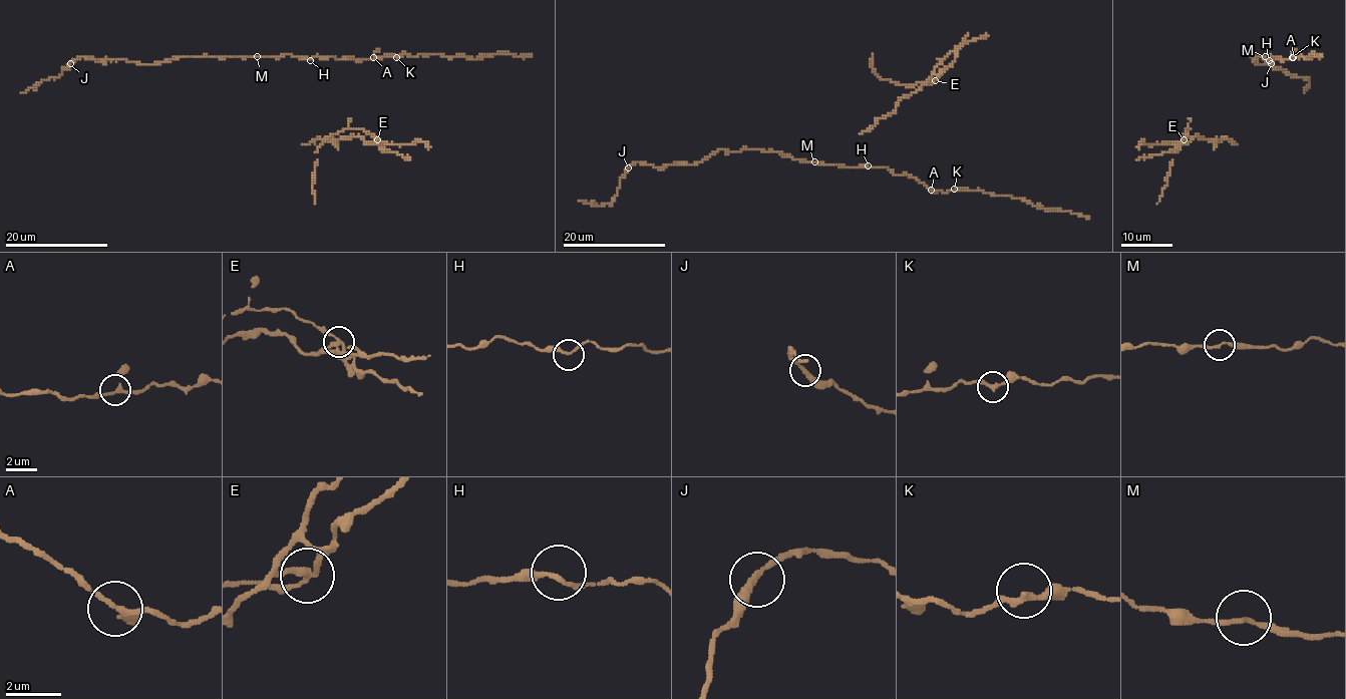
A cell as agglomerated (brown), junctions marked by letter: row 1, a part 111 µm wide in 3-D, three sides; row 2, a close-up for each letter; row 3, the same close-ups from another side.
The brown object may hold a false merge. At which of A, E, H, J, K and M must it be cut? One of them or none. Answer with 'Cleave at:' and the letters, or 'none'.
Cleave at: E

